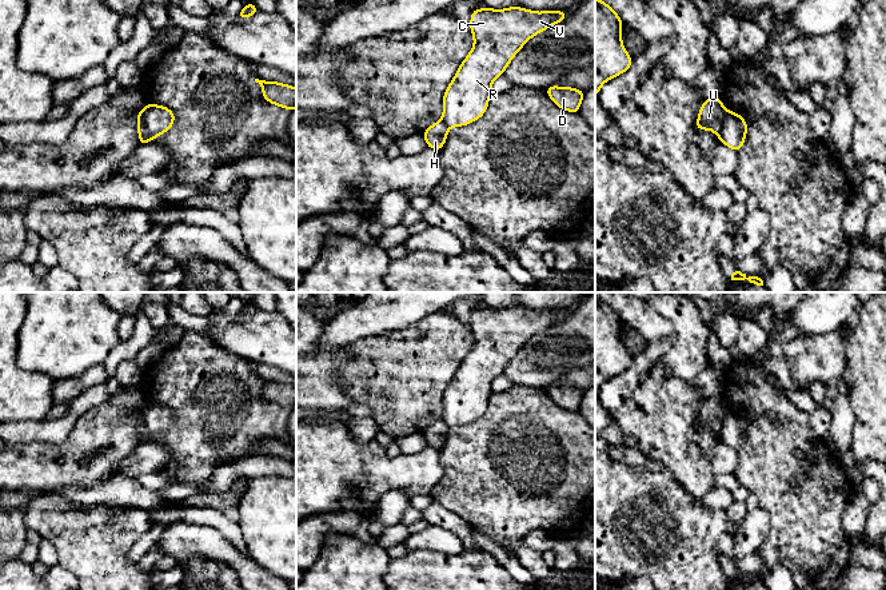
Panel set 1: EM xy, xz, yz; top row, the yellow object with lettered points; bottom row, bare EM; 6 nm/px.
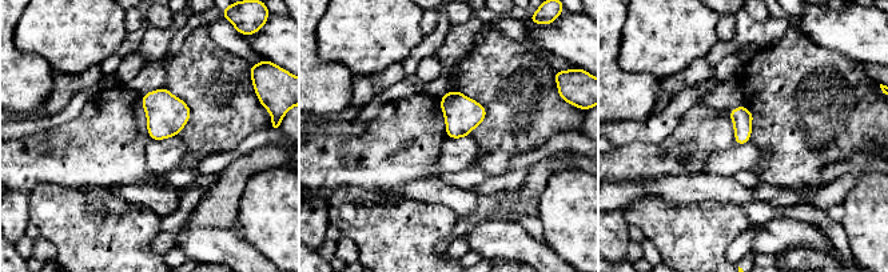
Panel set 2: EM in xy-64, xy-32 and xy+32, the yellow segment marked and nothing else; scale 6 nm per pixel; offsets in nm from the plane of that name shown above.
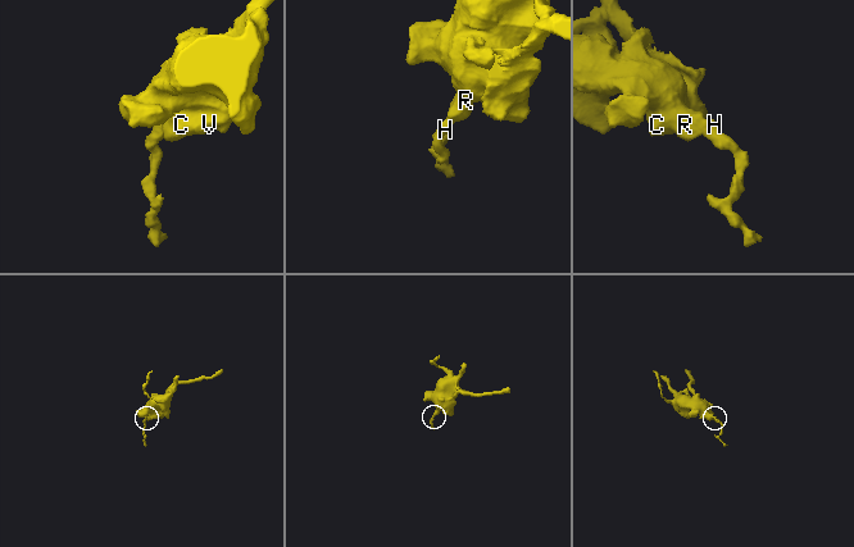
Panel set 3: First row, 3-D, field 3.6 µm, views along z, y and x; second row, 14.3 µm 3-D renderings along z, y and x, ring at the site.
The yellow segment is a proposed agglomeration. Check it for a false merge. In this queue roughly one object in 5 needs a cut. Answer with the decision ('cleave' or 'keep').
cleave

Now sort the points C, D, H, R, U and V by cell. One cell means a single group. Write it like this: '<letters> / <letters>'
C D R U V / H

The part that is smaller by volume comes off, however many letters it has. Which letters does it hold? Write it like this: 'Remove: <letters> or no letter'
Remove: H

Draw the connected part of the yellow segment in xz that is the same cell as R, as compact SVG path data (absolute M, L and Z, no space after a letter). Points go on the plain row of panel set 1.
M522 306L506 308L480 307L471 312L470 327L474 335L474 346L459 364L452 380L443 394L442 420L448 426L463 426L480 418L492 394L492 380L502 375L510 360L520 347L535 334L563 320L567 311L544 310L535 311Z

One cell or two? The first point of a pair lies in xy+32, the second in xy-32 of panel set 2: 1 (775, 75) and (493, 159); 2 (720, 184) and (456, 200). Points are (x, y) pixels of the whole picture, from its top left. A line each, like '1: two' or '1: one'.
1: one
2: one

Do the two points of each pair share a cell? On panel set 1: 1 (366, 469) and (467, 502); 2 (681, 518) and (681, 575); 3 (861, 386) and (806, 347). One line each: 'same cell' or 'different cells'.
1: different cells
2: same cell
3: different cells

